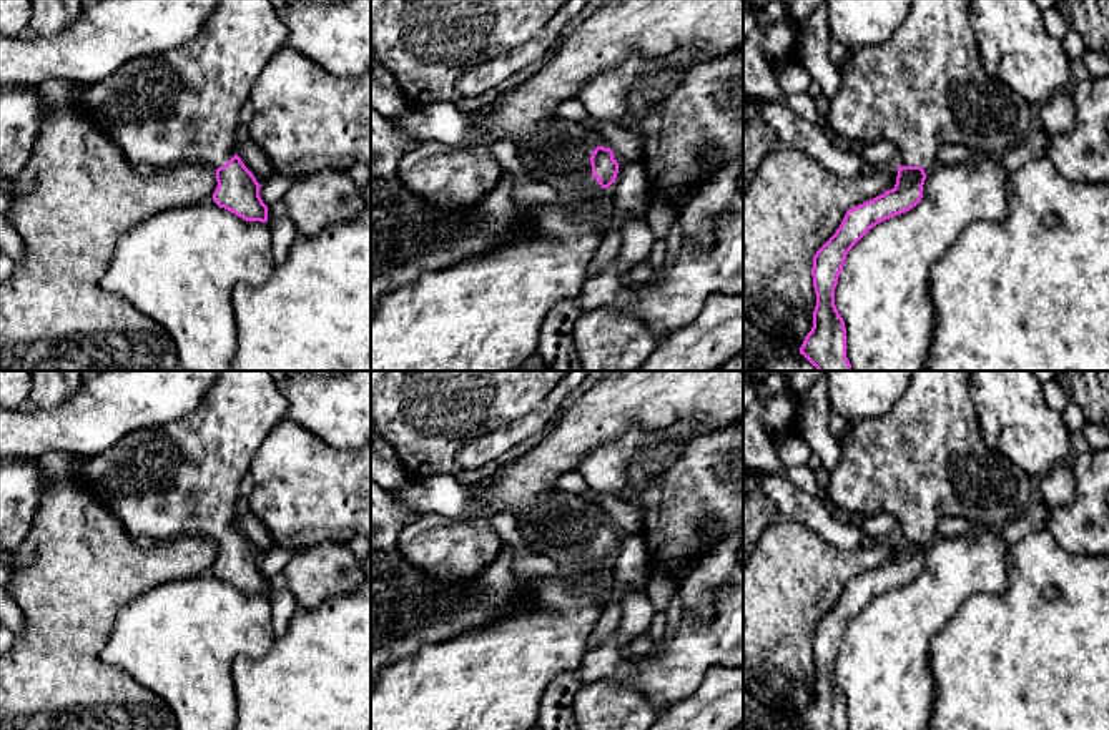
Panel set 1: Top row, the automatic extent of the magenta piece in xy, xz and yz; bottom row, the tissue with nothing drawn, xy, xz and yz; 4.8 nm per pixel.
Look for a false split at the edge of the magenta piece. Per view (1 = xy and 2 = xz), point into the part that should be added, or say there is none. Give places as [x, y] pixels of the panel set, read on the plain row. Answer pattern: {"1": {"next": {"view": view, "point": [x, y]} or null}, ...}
{"1": {"next": {"view": "xy", "point": [177, 479]}}, "2": {"next": {"view": "xz", "point": [584, 552]}}}

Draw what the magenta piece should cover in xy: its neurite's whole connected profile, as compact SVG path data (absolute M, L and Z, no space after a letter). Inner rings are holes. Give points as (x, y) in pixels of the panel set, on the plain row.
M219 371L191 416L128 432L108 451L80 461L67 481L83 486L113 511L130 539L211 539L218 554L213 574L246 594L266 595L268 579L259 569L261 557L236 527L236 497L258 447L286 417L288 407L271 371Z

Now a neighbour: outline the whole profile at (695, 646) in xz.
M743 565L718 587L715 614L697 620L683 609L677 630L665 640L657 660L622 657L615 634L589 649L577 668L580 685L614 680L642 693L655 713L698 688L713 665L743 665Z

